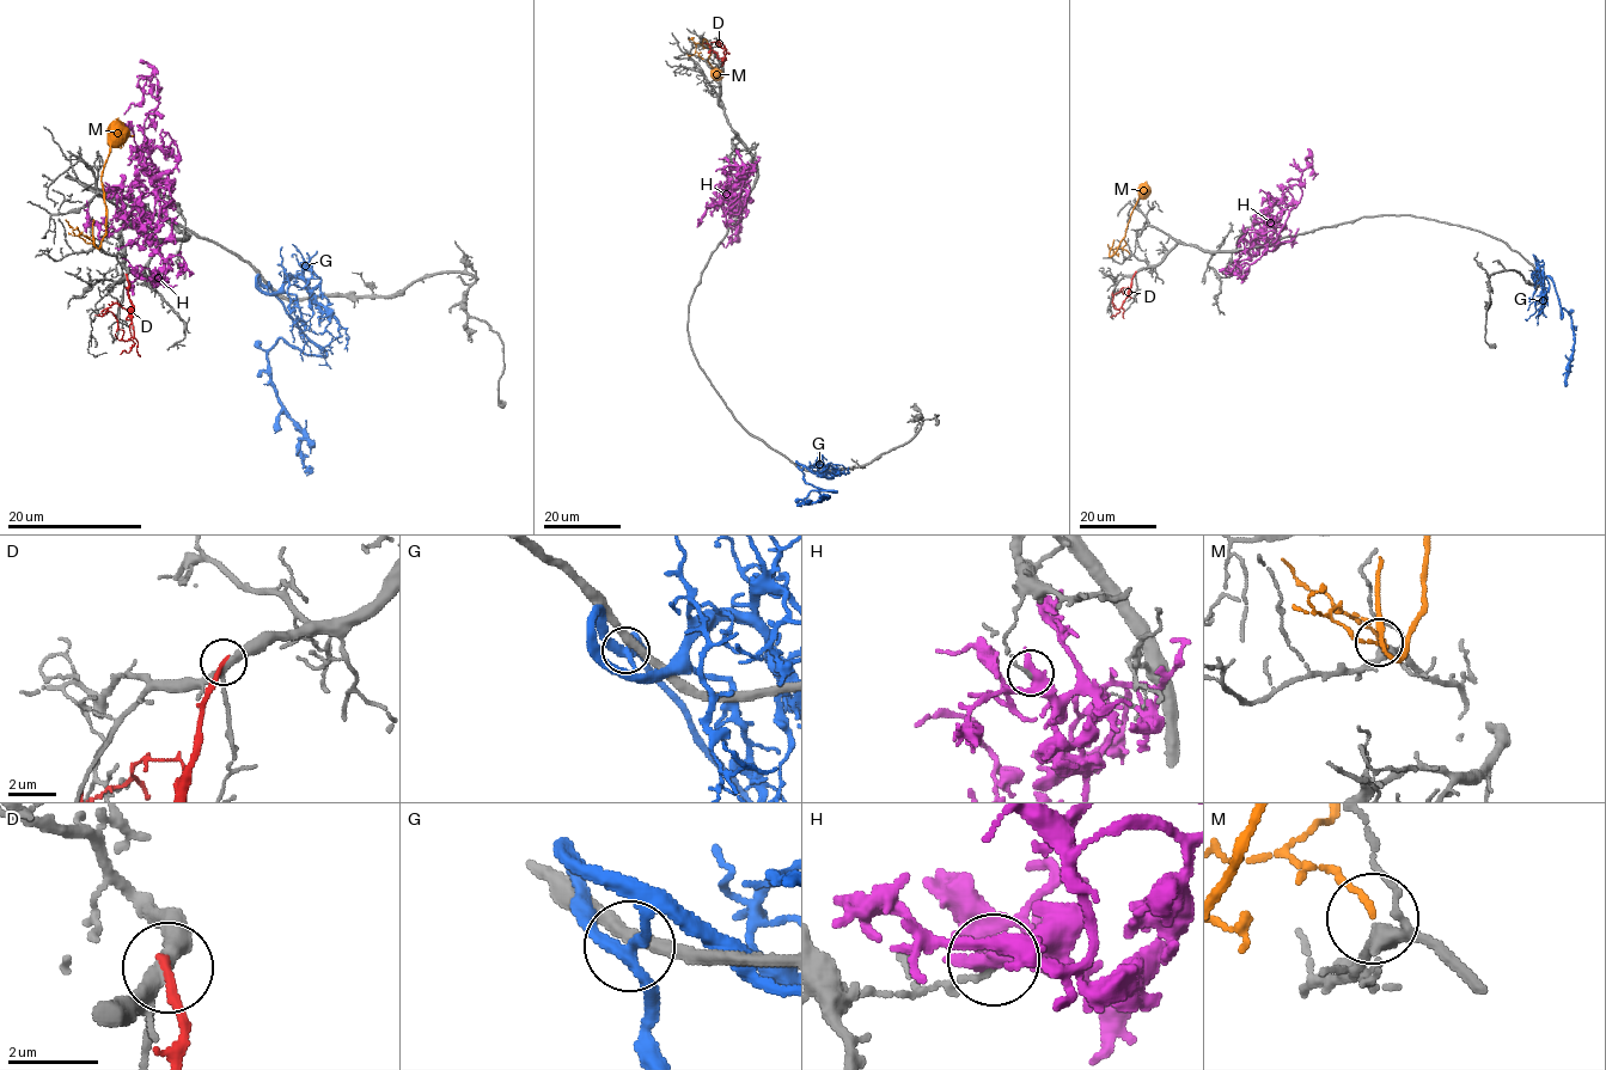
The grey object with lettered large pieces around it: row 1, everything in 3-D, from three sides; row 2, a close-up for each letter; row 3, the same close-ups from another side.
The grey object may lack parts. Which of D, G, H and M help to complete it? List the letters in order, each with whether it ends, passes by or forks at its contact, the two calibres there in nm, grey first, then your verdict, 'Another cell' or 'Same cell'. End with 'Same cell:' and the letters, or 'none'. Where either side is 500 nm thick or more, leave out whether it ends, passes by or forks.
D: It ends there. Thickness 280 nm (grey) against 220 nm. Another cell
G: It forks there. Thickness 320 nm (grey) against 280 nm. Another cell
H: It passes by. Thickness 140 nm (grey) against 420 nm. Another cell
M: It ends there. Thickness 320 nm (grey) against 120 nm. Same cell
Same cell: M

